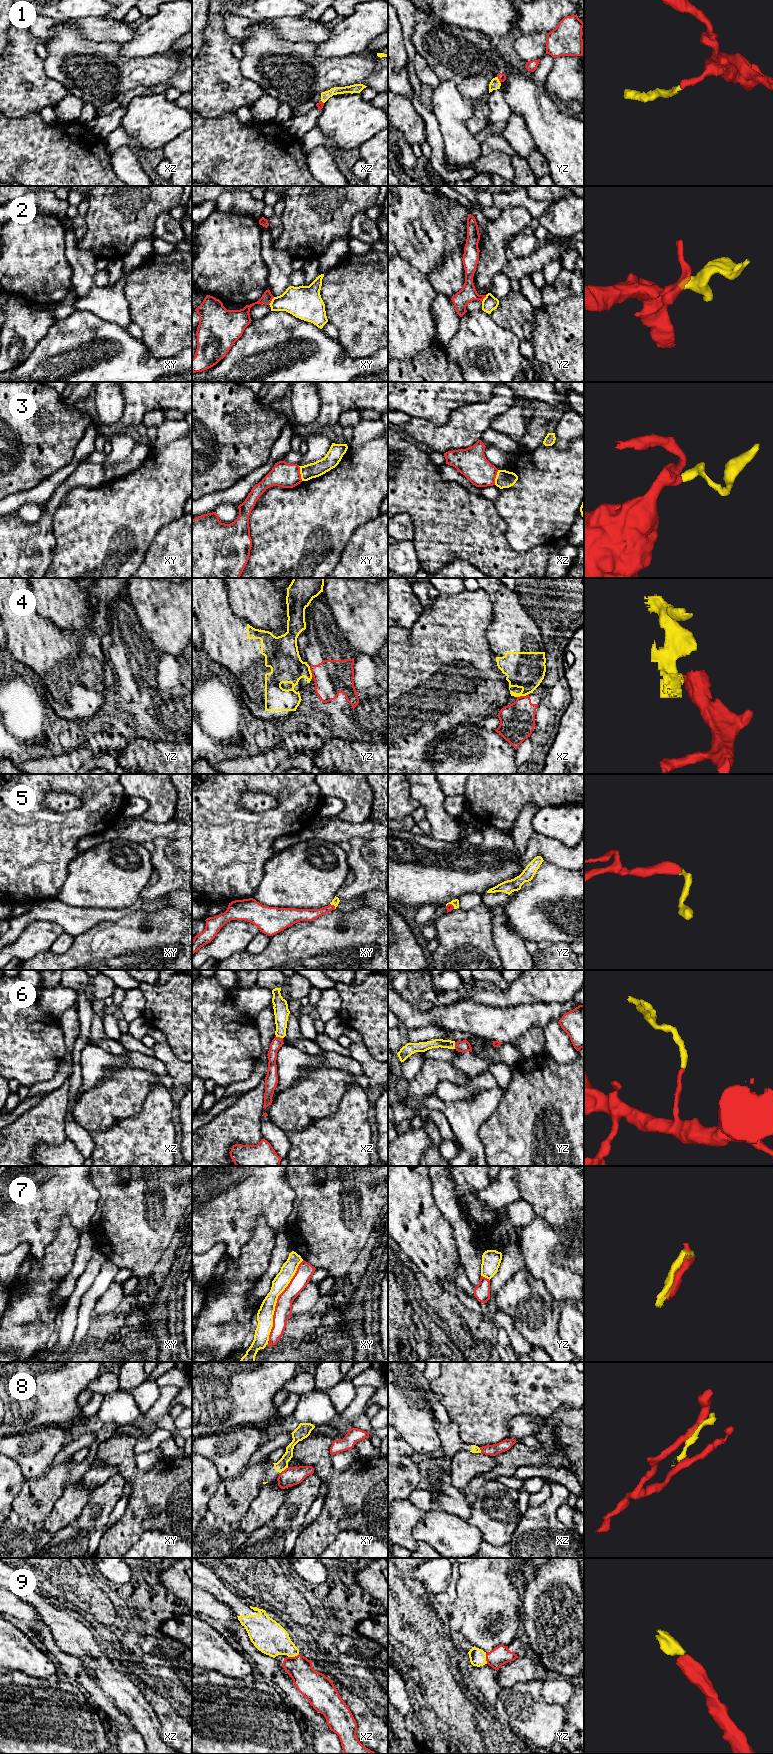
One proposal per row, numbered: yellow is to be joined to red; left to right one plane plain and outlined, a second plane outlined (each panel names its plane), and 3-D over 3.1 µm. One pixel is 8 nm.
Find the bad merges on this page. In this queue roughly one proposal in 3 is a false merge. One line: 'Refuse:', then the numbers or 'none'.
Refuse: 2, 3, 4, 7, 8

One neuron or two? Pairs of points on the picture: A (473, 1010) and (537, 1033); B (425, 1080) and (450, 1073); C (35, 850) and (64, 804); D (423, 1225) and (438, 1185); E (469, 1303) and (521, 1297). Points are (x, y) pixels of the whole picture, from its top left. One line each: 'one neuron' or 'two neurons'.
A: two neurons
B: one neuron
C: two neurons
D: two neurons
E: one neuron

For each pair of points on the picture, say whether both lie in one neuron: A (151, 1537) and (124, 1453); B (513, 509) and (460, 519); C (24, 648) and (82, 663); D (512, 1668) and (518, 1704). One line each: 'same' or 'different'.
A: different
B: different
C: same
D: different

